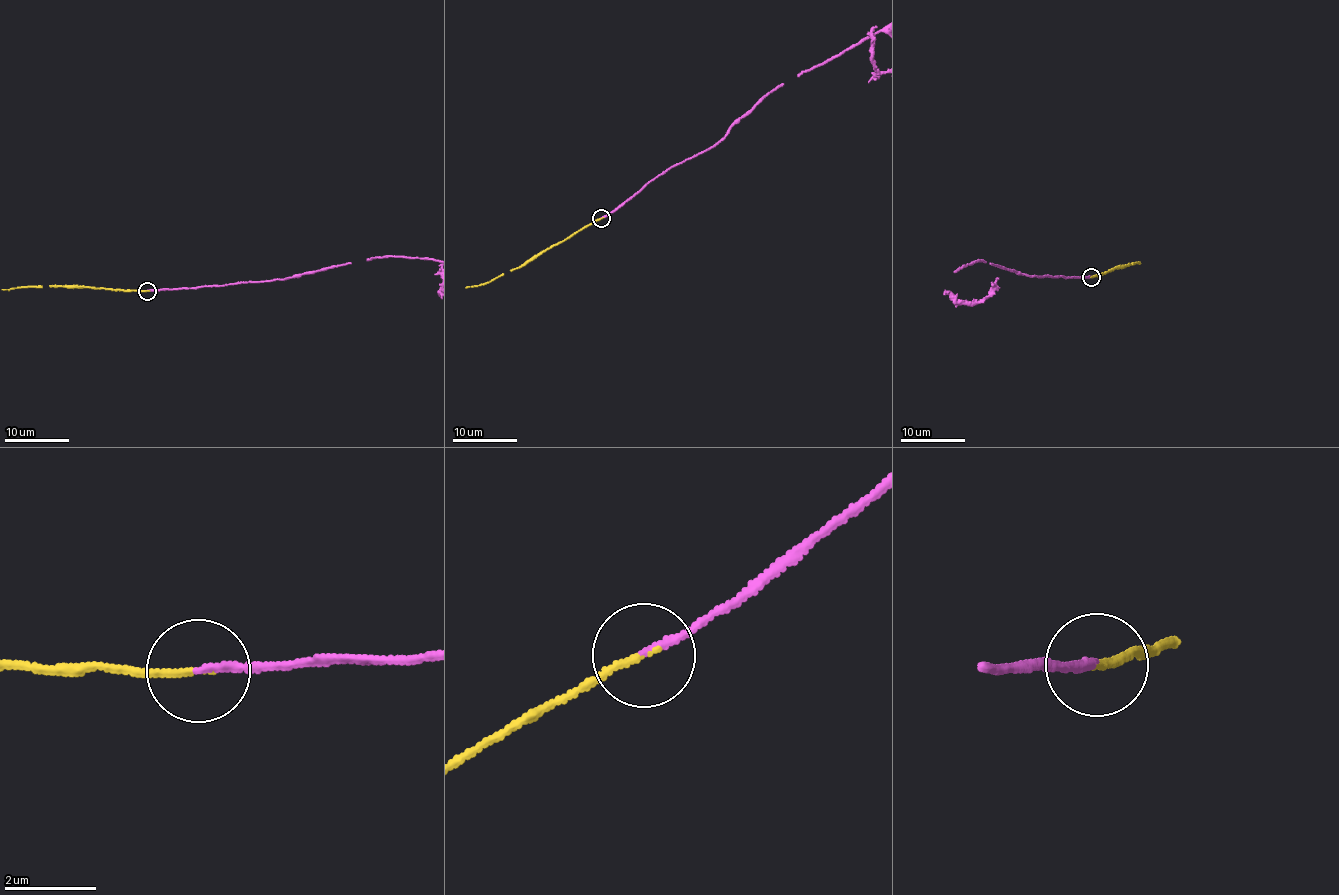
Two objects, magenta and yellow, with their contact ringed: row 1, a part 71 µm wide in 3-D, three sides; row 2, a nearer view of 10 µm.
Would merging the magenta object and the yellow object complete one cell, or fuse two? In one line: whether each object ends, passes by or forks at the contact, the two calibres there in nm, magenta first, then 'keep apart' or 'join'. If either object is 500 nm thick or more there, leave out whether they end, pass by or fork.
magenta ends; yellow ends; calibres 160 and 130 nm; join

